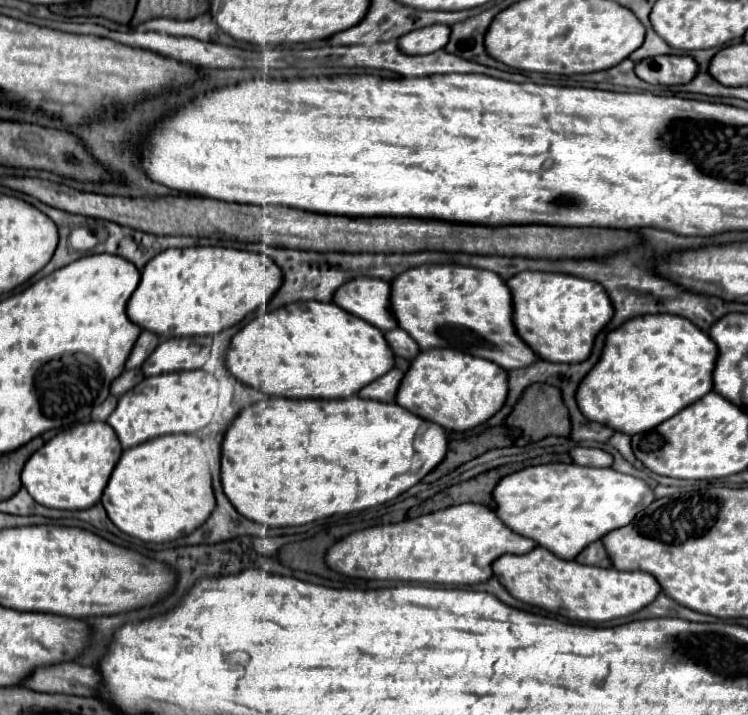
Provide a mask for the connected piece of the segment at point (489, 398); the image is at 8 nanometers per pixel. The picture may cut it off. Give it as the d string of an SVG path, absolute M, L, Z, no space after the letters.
M431 348L419 352L411 362L395 402L429 422L437 422L449 432L465 432L487 422L503 408L509 392L507 378L509 374L505 368L485 358L451 348Z

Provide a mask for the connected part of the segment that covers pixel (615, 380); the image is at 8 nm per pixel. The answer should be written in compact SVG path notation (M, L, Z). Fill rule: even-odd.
M647 314L627 320L623 326L609 332L603 354L595 368L583 378L577 390L577 404L585 418L611 426L617 432L637 434L647 432L667 418L673 418L683 408L691 406L713 390L713 370L717 362L717 344L699 326L687 318L673 314Z

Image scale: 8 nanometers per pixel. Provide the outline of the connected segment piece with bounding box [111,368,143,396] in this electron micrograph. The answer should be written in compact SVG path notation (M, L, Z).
M137 368L137 370L125 370L119 378L113 380L113 386L111 386L111 394L115 396L121 396L125 392L129 392L139 380L143 380L143 372Z

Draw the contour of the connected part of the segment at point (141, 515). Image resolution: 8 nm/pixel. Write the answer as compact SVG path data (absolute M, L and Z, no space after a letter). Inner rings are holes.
M169 434L155 440L127 448L117 462L111 480L103 492L101 504L107 510L109 520L125 534L135 536L145 542L169 542L197 530L213 512L215 496L211 486L211 470L207 462L207 452L203 450L203 440L195 434Z

